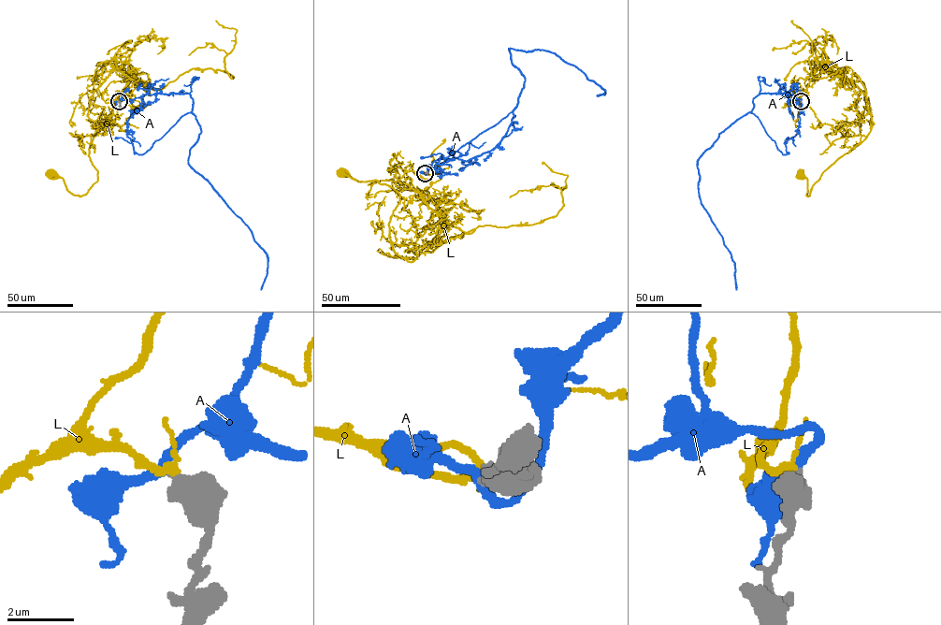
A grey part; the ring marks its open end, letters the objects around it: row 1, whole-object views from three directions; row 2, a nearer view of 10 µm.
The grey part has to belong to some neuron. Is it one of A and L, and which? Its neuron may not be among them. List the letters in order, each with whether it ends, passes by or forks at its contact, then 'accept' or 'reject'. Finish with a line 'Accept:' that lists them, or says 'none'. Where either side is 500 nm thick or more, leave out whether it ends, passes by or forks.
A: accept
L: reject
Accept: A

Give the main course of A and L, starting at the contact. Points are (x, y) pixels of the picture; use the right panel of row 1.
A: (801, 101), (788, 100), (789, 93), (760, 93), (752, 110), (698, 161), (701, 203), (731, 254), (736, 290)
L: (801, 101), (816, 70), (832, 72), (863, 94), (874, 123), (807, 196), (802, 172)

